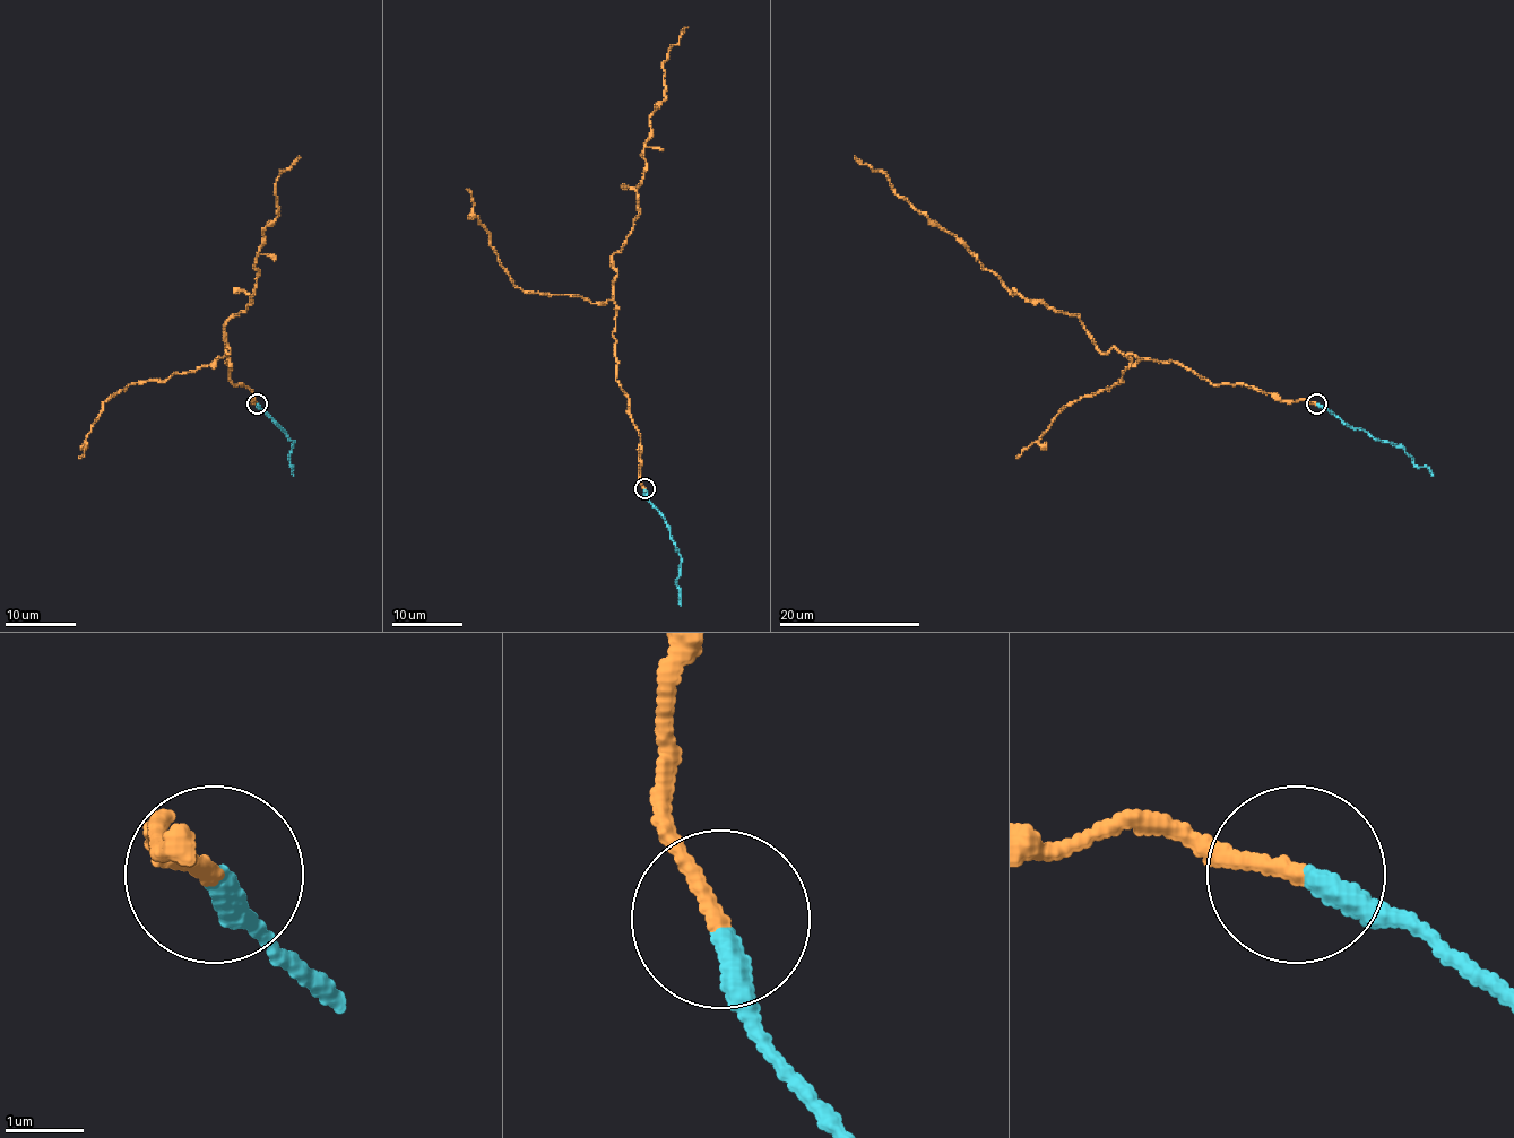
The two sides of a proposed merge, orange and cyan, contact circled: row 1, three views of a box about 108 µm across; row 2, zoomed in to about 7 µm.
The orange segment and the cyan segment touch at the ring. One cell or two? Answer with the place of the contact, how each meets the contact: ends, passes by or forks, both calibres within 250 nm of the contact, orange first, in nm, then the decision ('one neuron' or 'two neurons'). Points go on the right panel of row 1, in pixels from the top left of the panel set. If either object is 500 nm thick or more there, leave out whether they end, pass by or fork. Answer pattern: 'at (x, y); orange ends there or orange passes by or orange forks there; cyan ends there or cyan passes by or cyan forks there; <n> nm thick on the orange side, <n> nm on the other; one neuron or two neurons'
at (1316, 404); orange ends there; cyan ends there; 200 nm thick on the orange side, 320 nm on the other; two neurons

